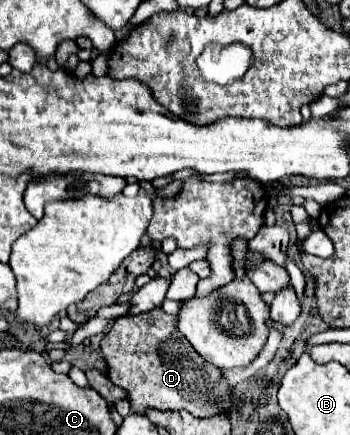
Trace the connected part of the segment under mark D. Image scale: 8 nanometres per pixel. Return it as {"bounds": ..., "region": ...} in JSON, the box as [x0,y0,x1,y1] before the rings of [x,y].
{"bounds":[100,309,232,417],"region":[[[158,309],[118,317],[100,341],[100,351],[108,367],[108,379],[128,391],[132,411],[140,415],[148,407],[160,411],[186,409],[196,417],[212,417],[228,411],[224,403],[230,403],[232,393],[226,387],[220,369],[198,357],[176,325],[178,319],[174,315]]]}

